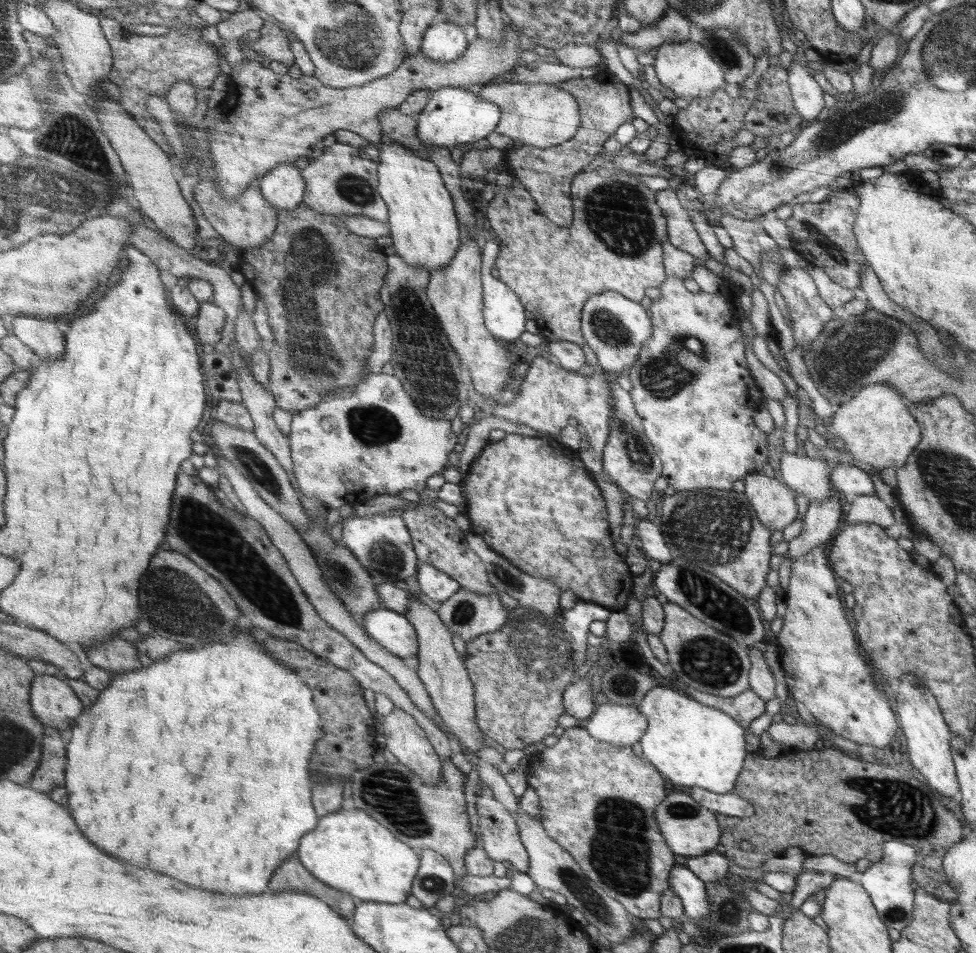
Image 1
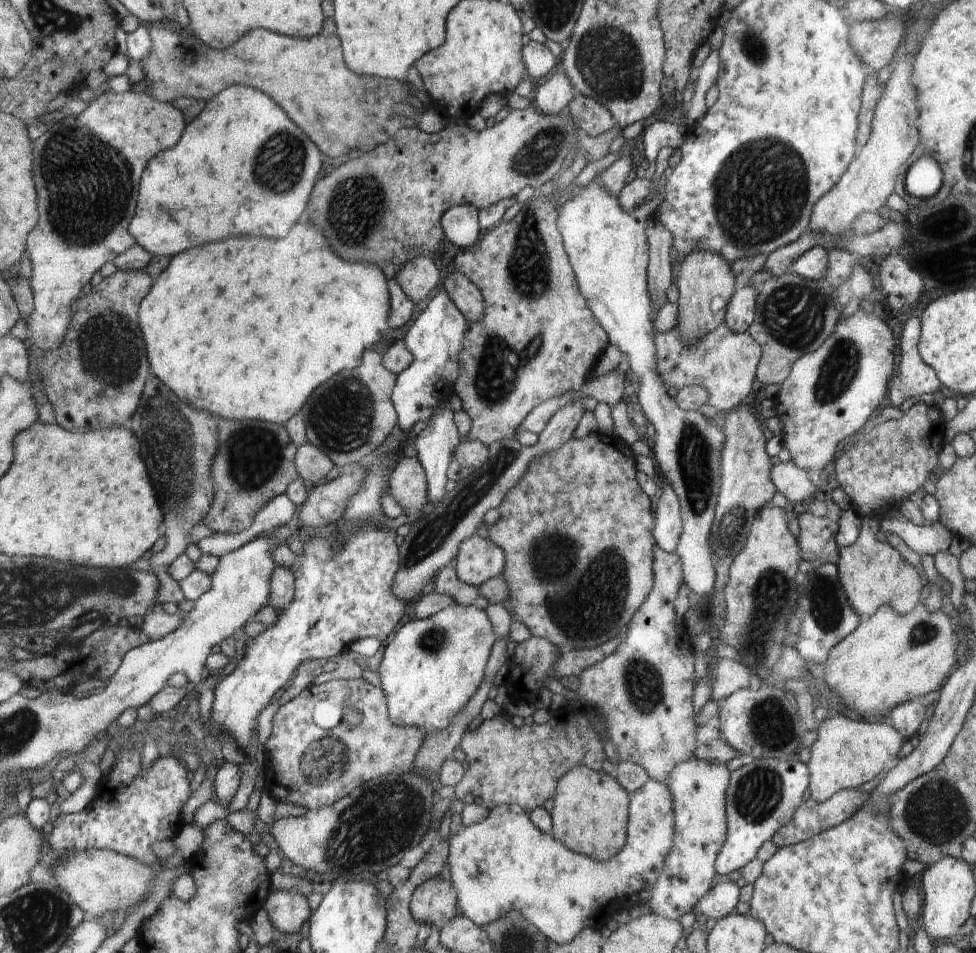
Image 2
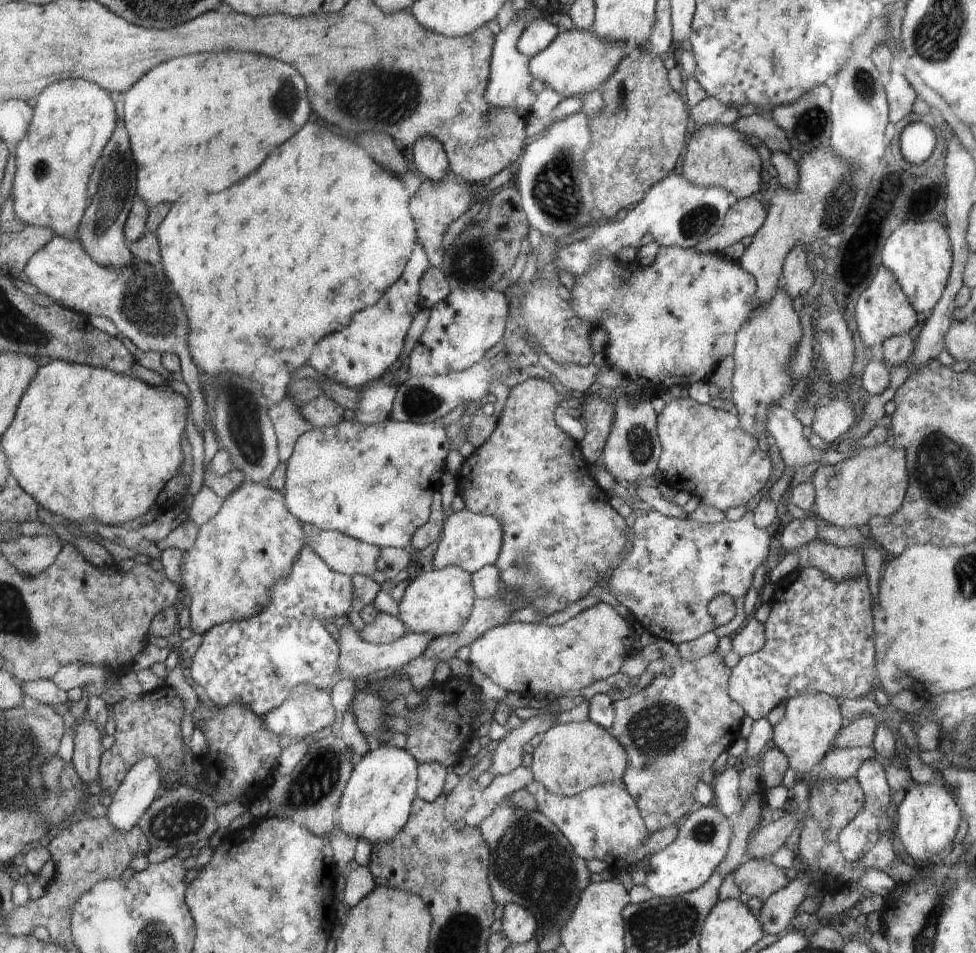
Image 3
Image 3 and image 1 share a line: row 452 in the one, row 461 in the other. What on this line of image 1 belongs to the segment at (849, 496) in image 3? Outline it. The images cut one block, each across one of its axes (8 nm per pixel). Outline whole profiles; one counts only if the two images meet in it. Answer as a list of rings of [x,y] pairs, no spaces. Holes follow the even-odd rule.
[[[870,384],[854,394],[853,400],[842,405],[832,416],[836,439],[852,459],[868,464],[881,472],[904,466],[916,446],[921,443],[921,426],[911,414],[910,404],[892,384]]]

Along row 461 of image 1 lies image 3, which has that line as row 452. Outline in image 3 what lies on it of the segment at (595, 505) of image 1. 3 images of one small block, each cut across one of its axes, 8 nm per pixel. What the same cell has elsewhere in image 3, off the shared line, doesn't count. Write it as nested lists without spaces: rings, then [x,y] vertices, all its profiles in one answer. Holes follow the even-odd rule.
[[[520,377],[512,382],[504,412],[498,419],[494,433],[475,450],[475,454],[465,460],[455,475],[457,492],[466,503],[465,509],[493,515],[504,528],[504,545],[495,563],[502,588],[508,593],[518,594],[527,606],[542,616],[552,615],[584,598],[598,582],[600,572],[608,568],[610,560],[626,544],[624,518],[610,508],[608,496],[590,478],[582,452],[570,452],[581,448],[552,420],[552,412],[558,406],[556,402],[558,394],[548,384],[548,378]],[[516,496],[522,496],[520,504],[516,504]]]

